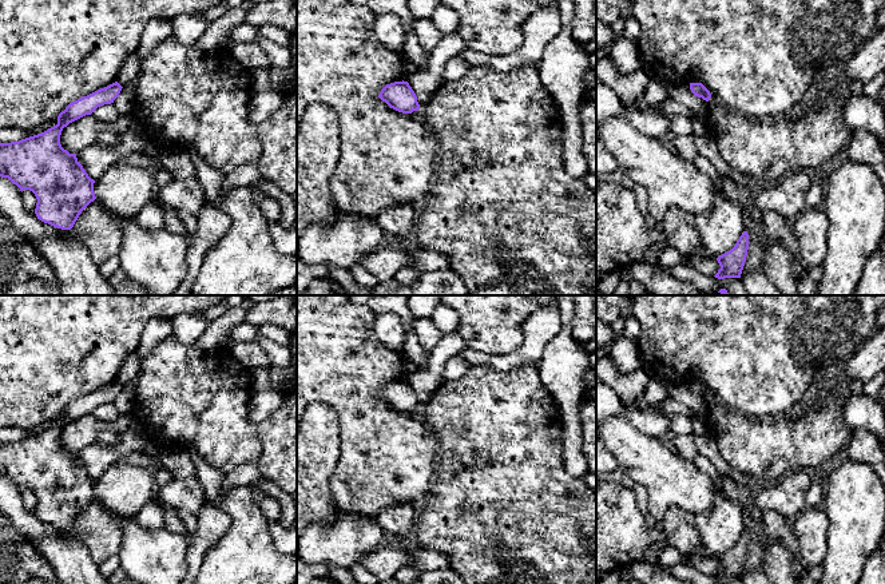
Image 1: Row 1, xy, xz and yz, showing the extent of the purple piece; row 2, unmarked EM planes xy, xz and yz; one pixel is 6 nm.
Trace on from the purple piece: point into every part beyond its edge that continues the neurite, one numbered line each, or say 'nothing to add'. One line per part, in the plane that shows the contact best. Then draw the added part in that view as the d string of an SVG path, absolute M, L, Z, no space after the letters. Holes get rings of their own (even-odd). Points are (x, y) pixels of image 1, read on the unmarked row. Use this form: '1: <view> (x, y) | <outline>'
nothing to add

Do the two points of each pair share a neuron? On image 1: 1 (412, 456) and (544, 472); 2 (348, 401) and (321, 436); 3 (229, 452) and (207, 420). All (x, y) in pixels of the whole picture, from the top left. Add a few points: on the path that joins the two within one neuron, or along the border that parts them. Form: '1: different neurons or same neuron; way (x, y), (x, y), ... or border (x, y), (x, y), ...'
1: different neurons; border (431, 428), (436, 437), (436, 464), (428, 489)
2: different neurons; border (312, 402), (328, 404), (334, 410), (340, 447)
3: same neuron; way (225, 444), (225, 437), (215, 428)

